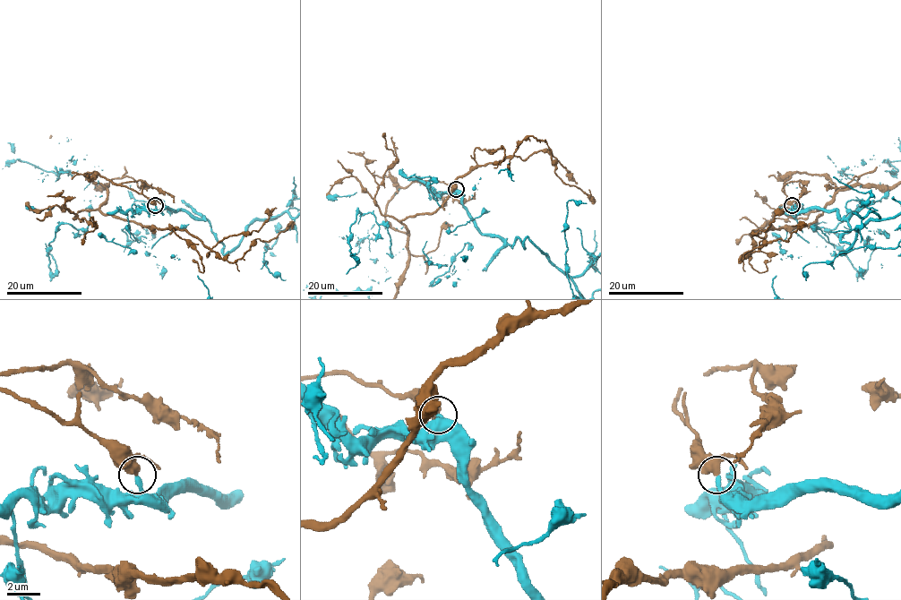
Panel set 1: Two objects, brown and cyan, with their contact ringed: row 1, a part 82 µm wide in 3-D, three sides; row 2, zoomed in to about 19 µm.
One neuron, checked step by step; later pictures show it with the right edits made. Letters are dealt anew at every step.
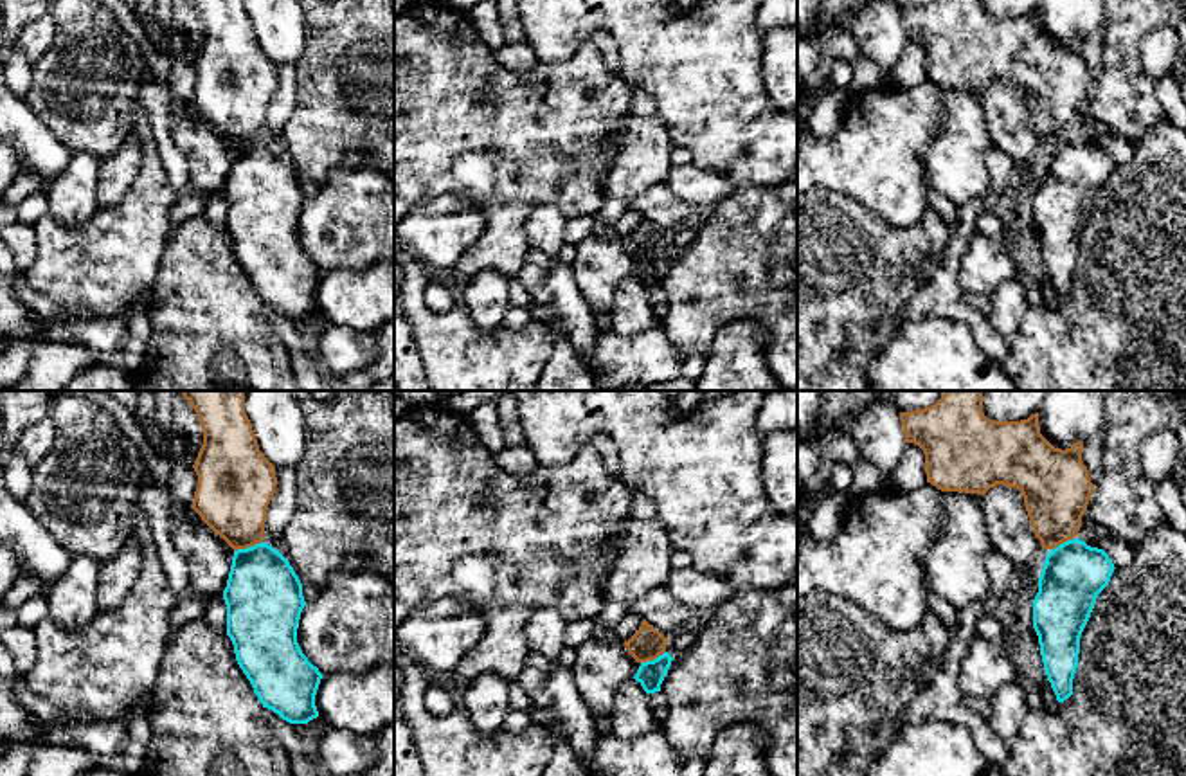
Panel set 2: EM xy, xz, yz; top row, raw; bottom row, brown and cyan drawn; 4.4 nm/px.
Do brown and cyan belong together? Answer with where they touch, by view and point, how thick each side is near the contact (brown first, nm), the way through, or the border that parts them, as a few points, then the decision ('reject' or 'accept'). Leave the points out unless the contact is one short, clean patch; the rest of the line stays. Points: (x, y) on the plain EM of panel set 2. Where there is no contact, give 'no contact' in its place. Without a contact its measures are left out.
xy (247, 143) | 320/340 nm | along xy (261, 137), (234, 148) | reject

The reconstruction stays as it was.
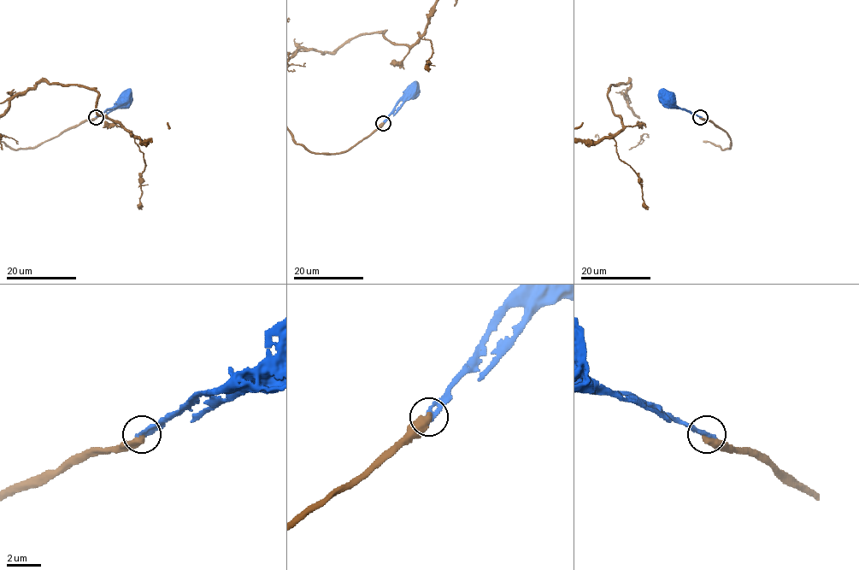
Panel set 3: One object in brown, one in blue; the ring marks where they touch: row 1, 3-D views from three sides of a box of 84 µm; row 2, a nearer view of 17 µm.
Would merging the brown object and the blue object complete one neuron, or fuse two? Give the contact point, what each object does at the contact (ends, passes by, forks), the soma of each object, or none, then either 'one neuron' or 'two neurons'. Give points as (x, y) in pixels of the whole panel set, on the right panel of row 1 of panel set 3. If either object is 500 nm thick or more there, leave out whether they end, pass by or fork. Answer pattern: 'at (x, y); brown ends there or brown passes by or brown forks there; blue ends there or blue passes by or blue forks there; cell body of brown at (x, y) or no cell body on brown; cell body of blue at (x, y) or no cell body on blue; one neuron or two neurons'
at (700, 117); no cell body on brown; cell body of blue at (667, 98); two neurons

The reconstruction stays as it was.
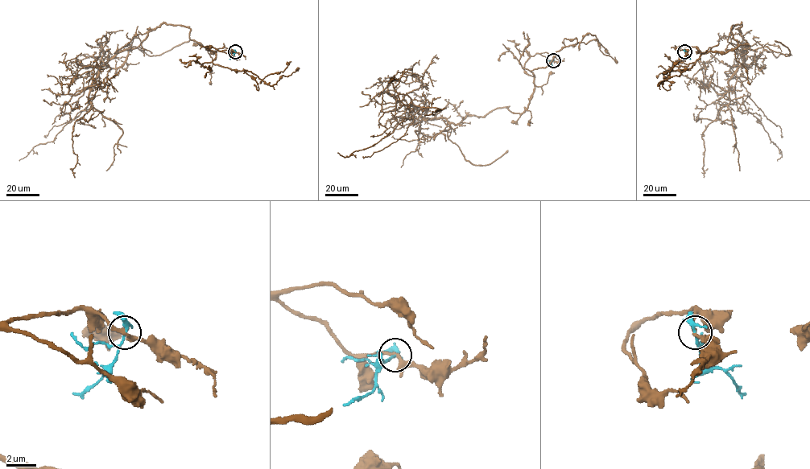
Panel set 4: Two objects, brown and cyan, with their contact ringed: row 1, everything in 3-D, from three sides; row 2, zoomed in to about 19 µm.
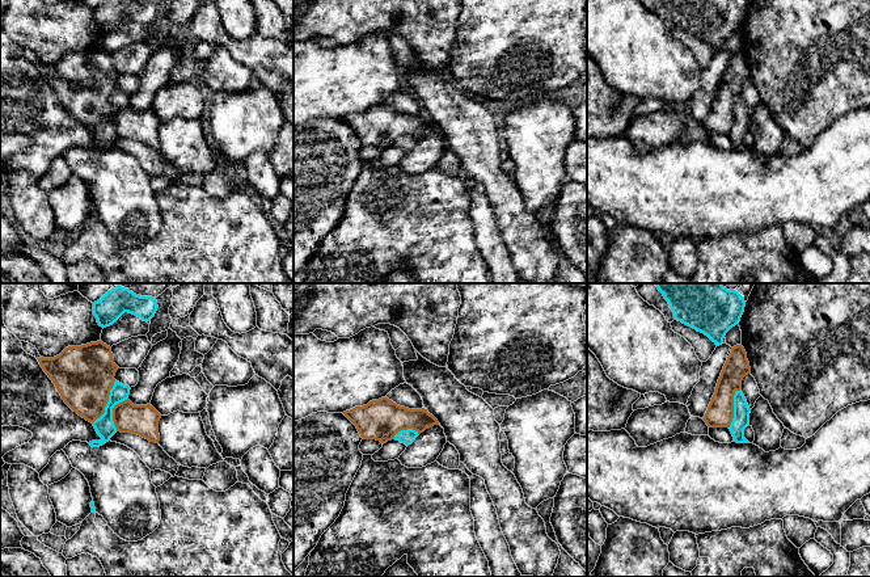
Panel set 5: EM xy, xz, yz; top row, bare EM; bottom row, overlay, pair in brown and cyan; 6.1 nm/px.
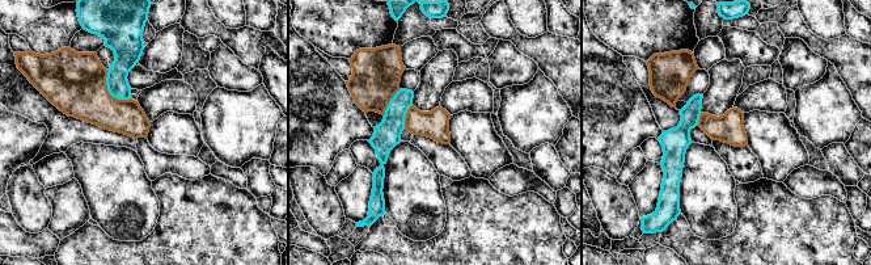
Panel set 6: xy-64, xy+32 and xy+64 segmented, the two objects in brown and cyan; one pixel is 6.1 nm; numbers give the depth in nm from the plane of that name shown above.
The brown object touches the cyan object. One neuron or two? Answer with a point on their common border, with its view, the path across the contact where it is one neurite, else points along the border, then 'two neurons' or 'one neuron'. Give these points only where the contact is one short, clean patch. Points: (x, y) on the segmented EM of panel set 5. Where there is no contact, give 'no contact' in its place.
xy (106, 403) | along xy (115, 380), (105, 411), (92, 422) | two neurons

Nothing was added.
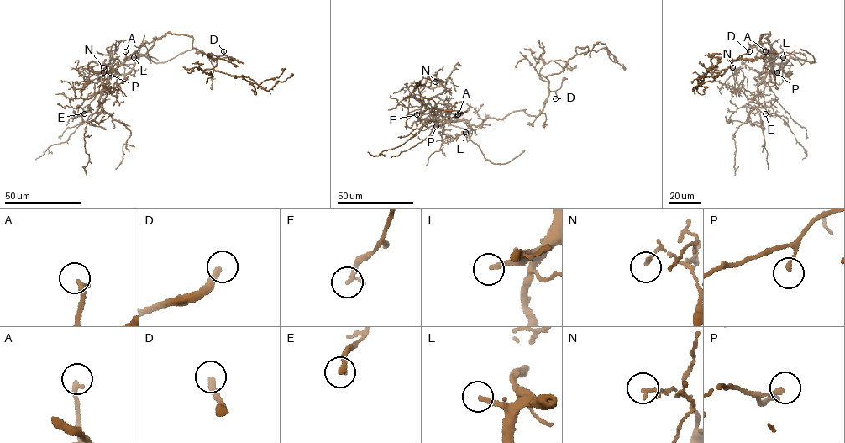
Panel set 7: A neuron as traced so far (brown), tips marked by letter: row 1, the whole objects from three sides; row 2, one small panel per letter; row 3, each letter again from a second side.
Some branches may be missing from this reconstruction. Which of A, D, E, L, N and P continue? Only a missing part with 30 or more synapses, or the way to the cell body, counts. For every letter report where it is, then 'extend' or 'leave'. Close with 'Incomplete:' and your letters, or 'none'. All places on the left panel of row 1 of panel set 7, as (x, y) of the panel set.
A: at (125, 51); extend
D: at (223, 51); extend
E: at (84, 113); leave
L: at (133, 57); extend
N: at (103, 67); leave
P: at (103, 72); leave
Incomplete: A, D, L

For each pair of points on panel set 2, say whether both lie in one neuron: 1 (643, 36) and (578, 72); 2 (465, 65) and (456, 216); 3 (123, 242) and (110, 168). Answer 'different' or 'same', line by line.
1: different
2: different
3: different

